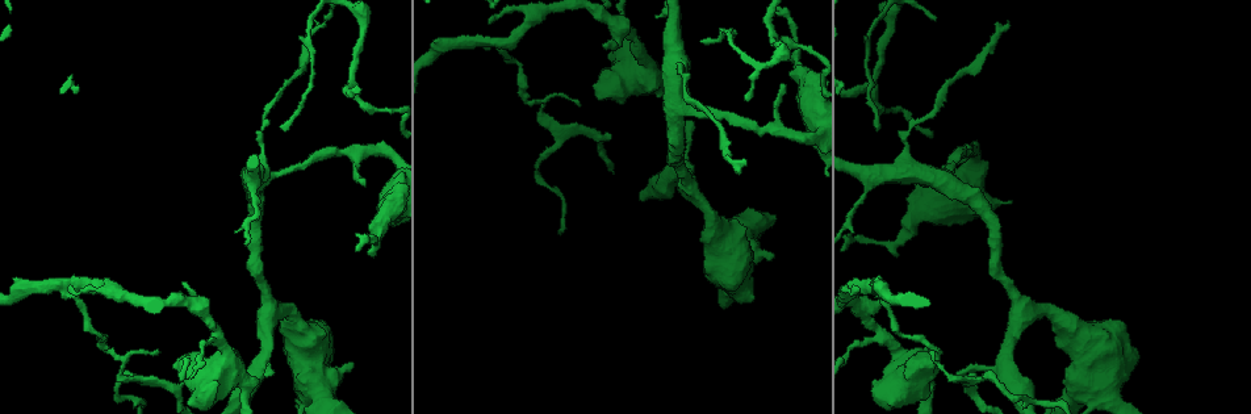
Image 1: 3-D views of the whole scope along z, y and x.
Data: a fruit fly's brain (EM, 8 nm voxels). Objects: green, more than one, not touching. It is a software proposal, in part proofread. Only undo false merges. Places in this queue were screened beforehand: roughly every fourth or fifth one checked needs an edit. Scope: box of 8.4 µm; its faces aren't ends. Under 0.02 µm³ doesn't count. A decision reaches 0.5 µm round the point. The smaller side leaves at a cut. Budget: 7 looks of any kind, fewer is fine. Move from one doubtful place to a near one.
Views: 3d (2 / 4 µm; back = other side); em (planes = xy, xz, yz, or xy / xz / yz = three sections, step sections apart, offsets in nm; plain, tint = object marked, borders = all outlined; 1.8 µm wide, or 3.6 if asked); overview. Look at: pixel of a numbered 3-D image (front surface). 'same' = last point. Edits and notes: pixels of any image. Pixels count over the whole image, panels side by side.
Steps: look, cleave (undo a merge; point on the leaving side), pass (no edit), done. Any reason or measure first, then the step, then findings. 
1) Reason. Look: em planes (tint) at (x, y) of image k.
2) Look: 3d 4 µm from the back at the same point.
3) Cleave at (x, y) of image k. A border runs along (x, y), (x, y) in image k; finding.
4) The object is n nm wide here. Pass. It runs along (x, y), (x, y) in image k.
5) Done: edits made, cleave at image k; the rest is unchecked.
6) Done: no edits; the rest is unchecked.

Thin neck. Look: em planes (tint) at (271, 312) of image 1.

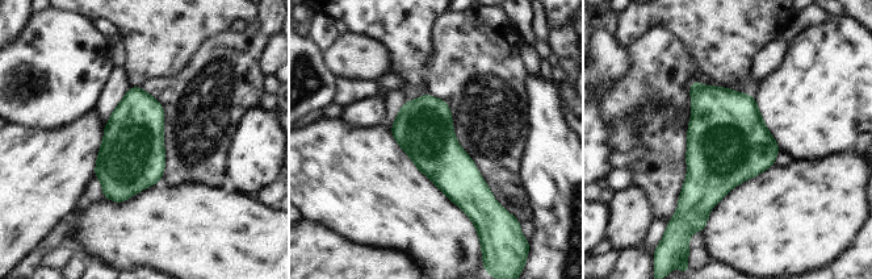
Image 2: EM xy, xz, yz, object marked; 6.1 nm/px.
The object is 360 nm wide here. Pass. All the same neuron.

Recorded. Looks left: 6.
Thick turns thin. Look: 3d 4 µm at (313, 370) of image 1.

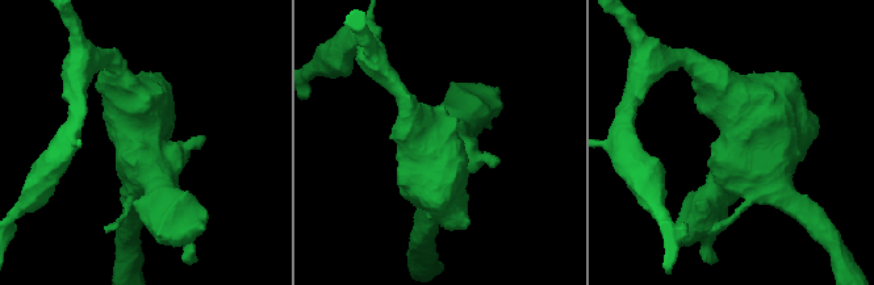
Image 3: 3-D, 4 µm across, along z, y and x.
Look: em planes (plain) at (142, 149) of image 3.

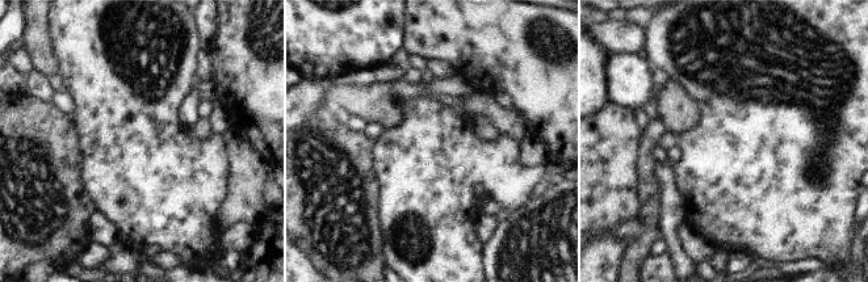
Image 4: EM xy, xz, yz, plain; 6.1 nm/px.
Look: em planes (borders) at the same point.

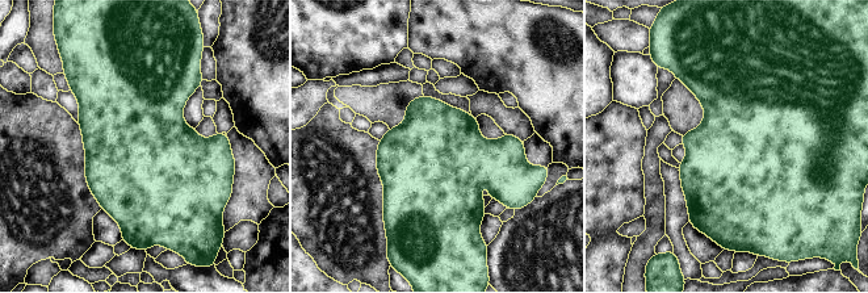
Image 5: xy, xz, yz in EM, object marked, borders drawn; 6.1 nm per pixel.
Pass. All the same neuron.

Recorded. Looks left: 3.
Look: em planes (tint) at (681, 108) of image 1.

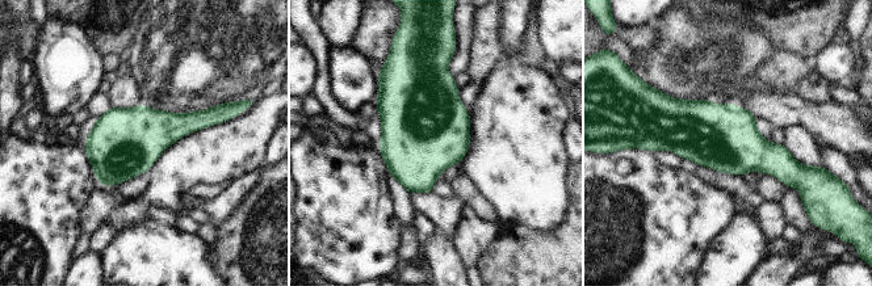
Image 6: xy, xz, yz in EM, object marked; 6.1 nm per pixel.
Pass. Continuous, no second neuron.

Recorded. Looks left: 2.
Done: no edits; the rest is unchecked.

